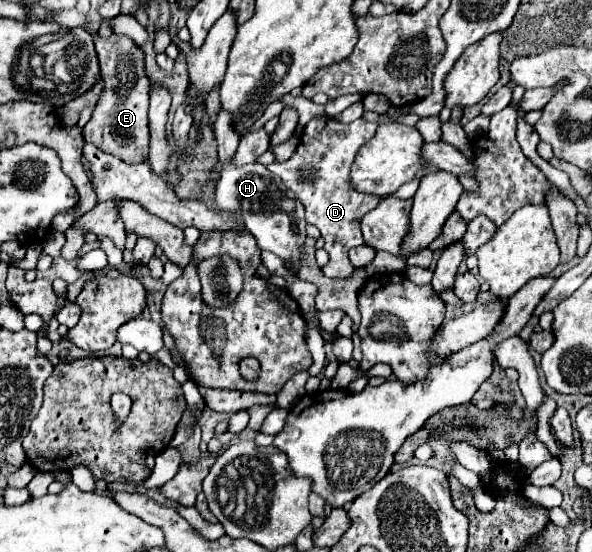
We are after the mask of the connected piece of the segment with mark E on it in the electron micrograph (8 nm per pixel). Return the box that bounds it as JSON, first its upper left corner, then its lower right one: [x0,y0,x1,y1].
[83,35,149,163]

